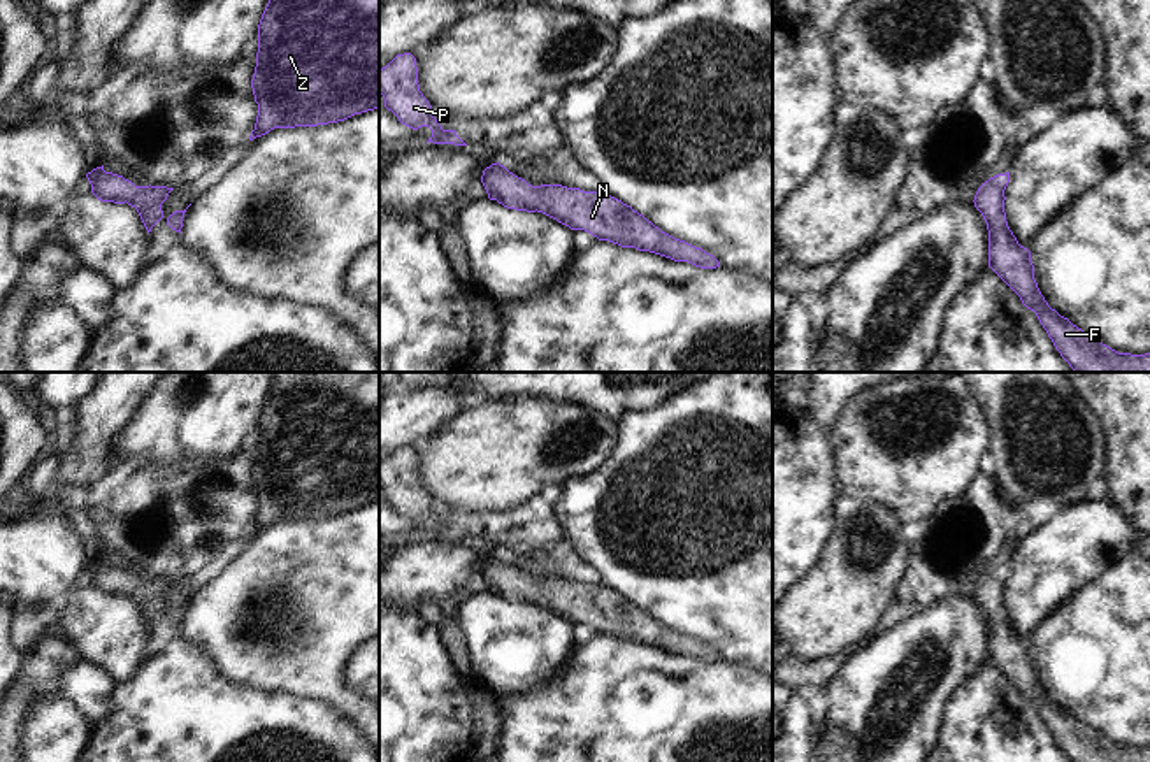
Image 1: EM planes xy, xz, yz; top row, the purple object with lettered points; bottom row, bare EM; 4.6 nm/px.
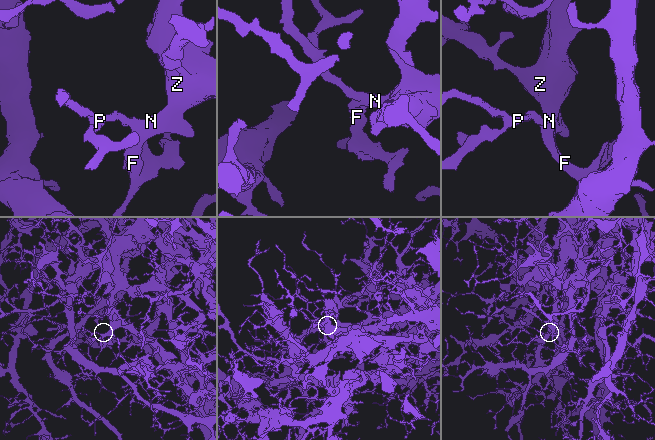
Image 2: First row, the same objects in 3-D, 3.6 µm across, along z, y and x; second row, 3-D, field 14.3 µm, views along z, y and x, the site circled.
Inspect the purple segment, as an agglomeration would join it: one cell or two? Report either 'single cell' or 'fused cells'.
single cell

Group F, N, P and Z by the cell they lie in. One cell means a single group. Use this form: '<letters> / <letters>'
F N P Z

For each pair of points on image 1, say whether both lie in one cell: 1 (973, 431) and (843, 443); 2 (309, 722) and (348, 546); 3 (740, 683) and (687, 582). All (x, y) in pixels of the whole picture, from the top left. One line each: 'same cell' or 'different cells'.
1: same cell
2: different cells
3: different cells

